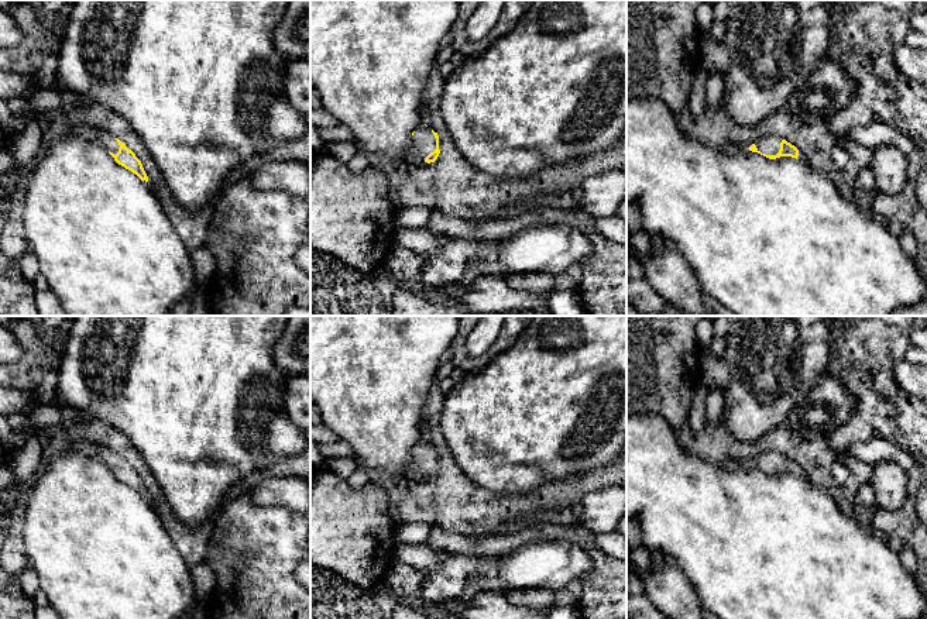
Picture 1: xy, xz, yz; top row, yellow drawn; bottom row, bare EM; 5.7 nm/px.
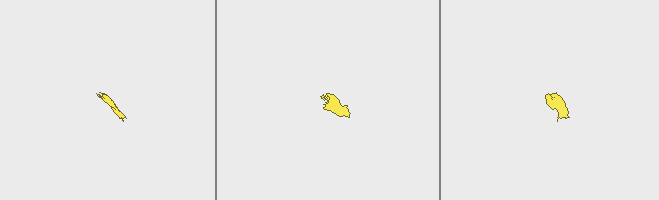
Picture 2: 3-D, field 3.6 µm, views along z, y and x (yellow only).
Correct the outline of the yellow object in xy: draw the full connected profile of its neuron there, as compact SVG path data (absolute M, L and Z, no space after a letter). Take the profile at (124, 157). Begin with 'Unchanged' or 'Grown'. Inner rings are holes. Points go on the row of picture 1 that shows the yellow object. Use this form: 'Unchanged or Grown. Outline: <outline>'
Grown. Outline: M87 124L78 125L75 133L82 138L103 147L119 165L135 173L141 180L148 182L148 176L143 168L141 161L119 138L114 138L111 134L103 133L99 128L90 127Z

